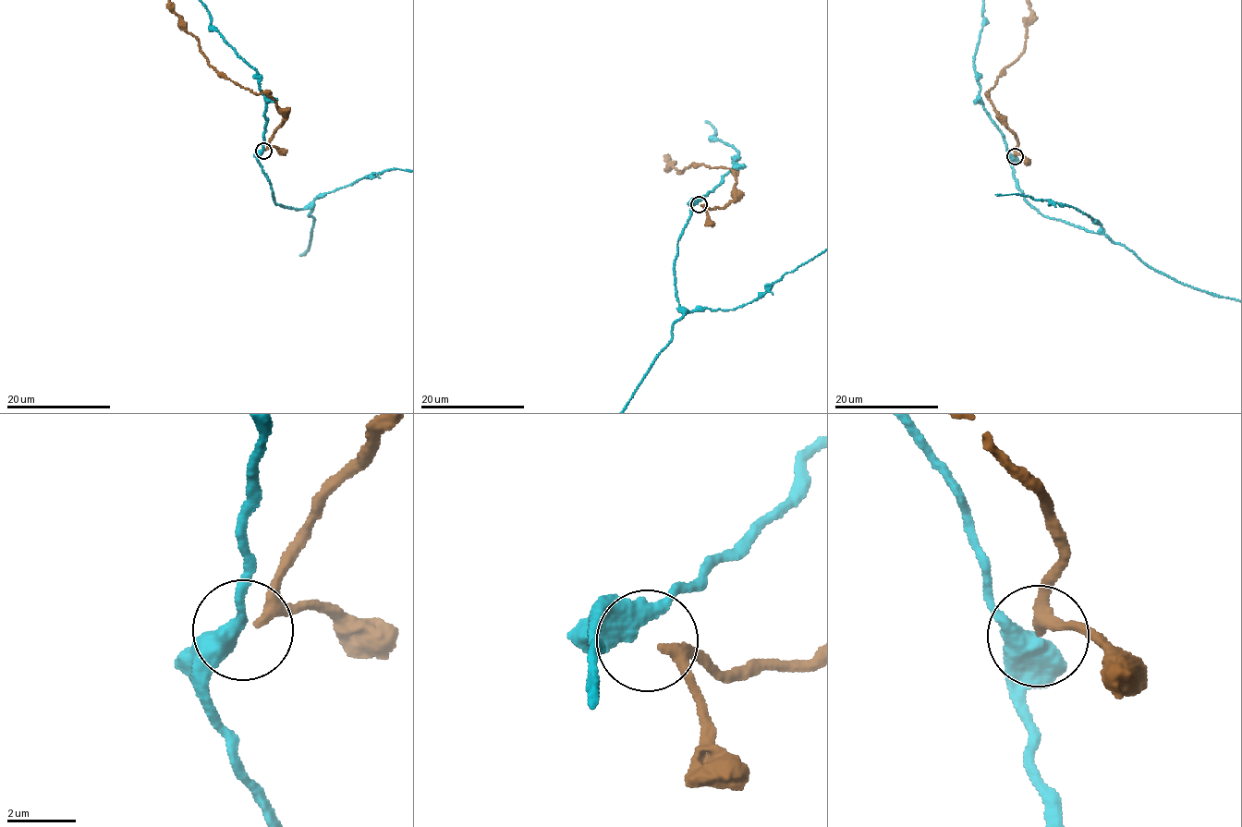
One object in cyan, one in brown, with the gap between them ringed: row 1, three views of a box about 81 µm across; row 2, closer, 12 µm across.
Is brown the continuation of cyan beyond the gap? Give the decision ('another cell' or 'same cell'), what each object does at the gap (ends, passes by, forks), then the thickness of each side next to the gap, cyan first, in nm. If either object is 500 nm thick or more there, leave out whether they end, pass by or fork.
another cell | 550/260 nm

